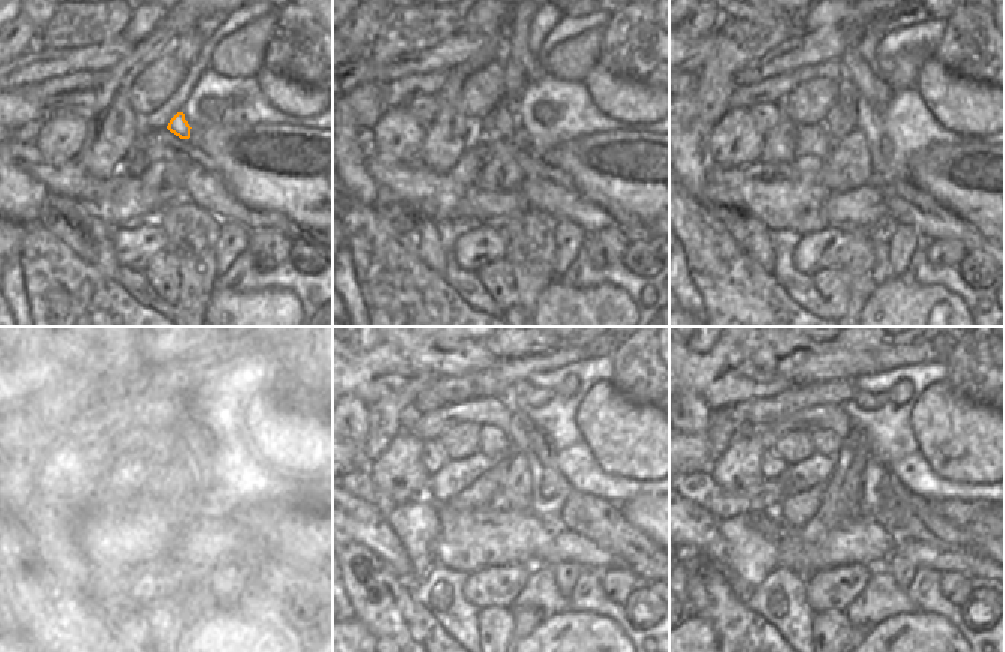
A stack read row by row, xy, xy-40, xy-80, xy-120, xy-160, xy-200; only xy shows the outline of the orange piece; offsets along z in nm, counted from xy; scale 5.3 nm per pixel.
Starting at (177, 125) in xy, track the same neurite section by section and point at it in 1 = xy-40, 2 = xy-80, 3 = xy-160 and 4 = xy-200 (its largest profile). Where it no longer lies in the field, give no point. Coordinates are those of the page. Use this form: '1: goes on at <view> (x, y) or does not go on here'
1: goes on at xy-40 (506, 120)
2: goes on at xy-80 (842, 117)
3: goes on at xy-160 (494, 442)
4: goes on at xy-200 (825, 441)

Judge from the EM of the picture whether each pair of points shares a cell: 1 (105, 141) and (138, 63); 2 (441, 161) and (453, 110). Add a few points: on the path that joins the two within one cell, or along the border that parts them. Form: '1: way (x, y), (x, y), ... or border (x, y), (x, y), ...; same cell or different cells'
1: way (113, 122), (113, 92), (119, 83); same cell
2: way (441, 149), (449, 122); same cell

